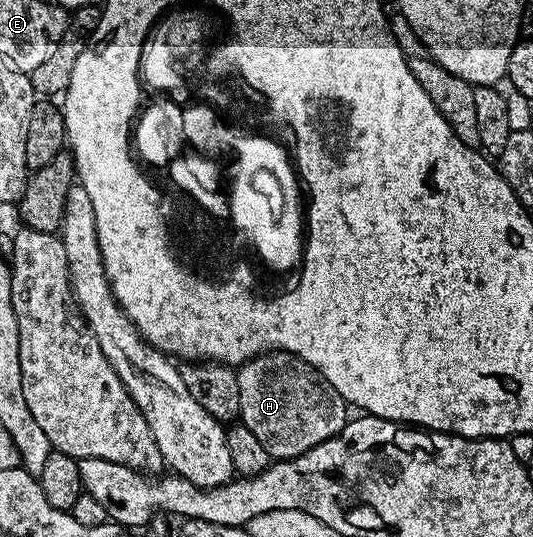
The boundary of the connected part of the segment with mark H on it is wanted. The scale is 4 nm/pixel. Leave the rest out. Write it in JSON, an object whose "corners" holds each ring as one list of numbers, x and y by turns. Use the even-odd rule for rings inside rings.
{"corners":[[262,352,254,360,240,365,237,368,237,377,240,423,245,424,247,430,251,430,255,438,259,438,259,442,263,442,263,450,267,450,267,454,274,461,290,460,299,454,307,454,307,450,327,442,333,436,340,436,350,419,350,409,339,390,335,390,335,386,331,386,331,382,323,378,323,374,319,374,315,366,303,362,303,358,290,352]]}

